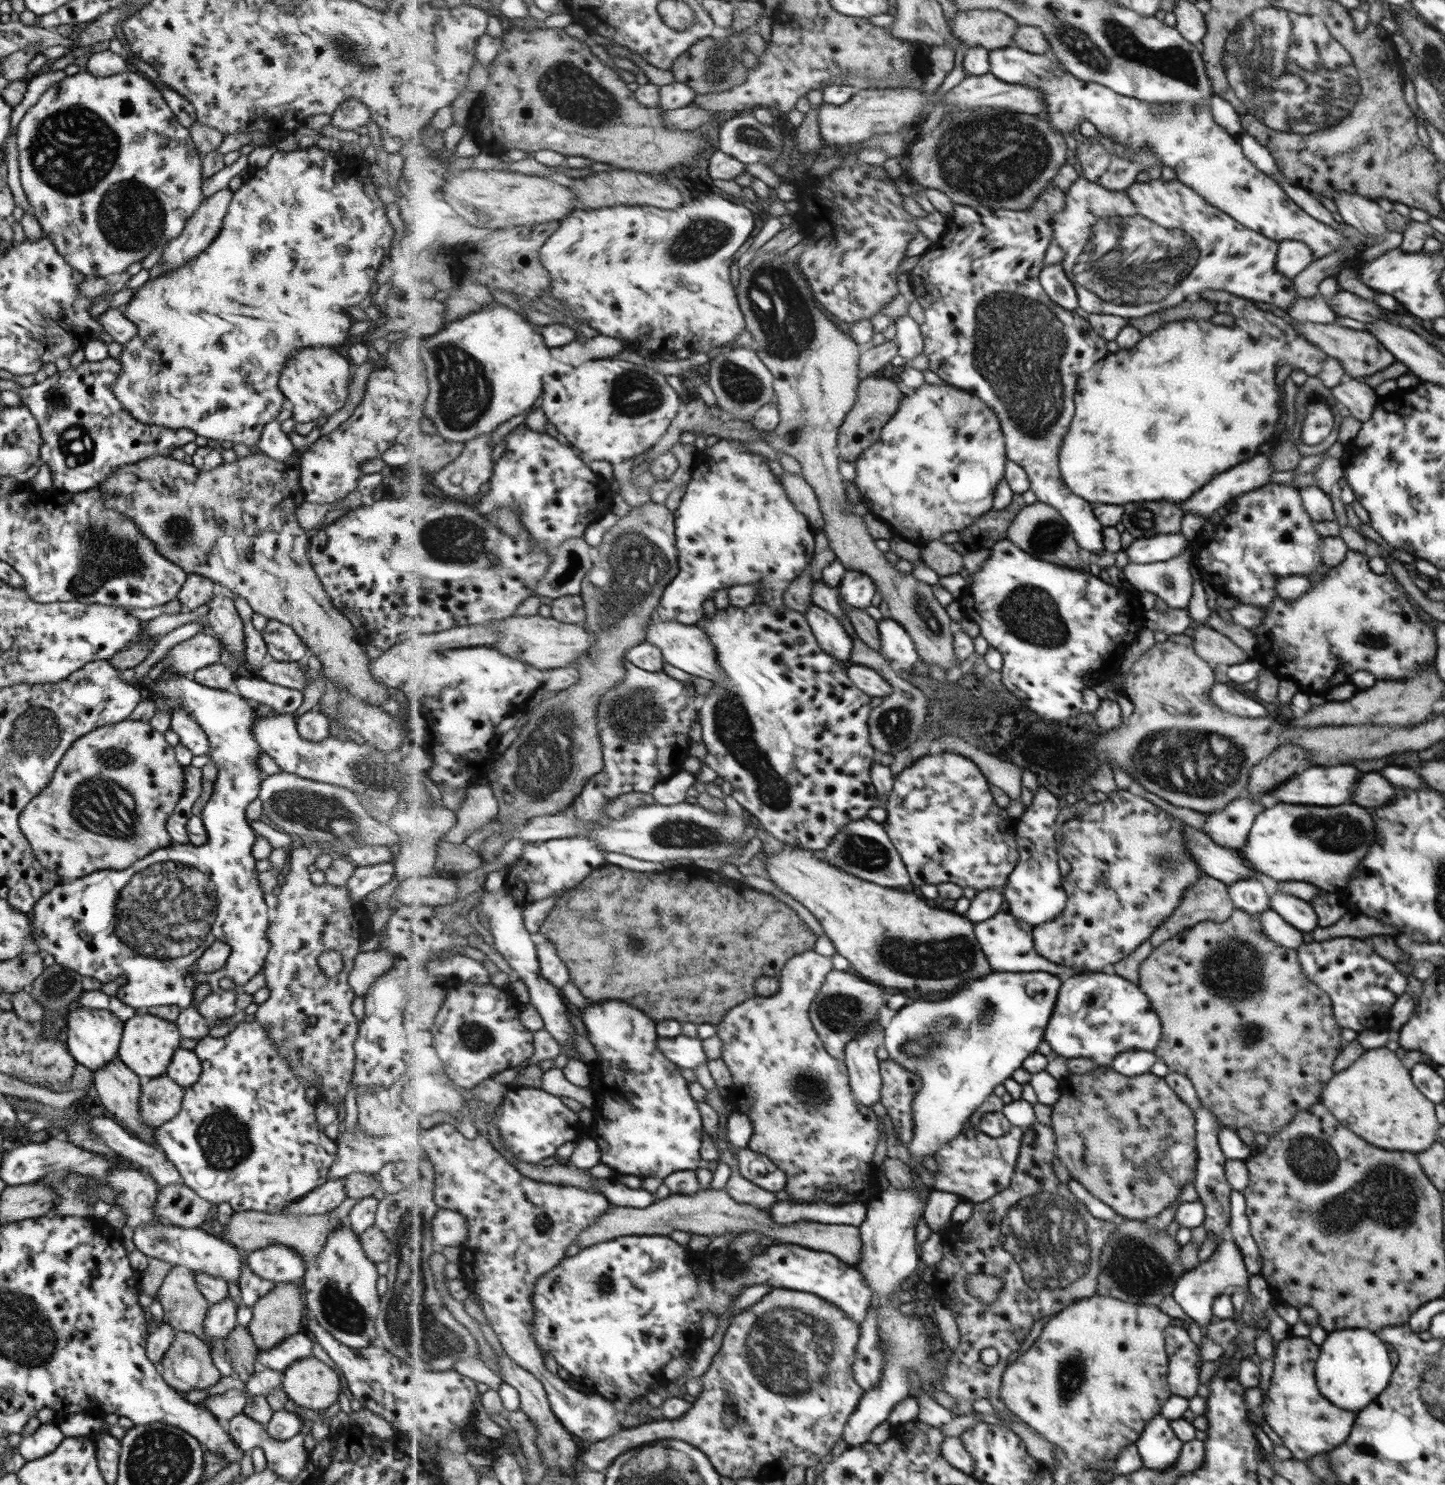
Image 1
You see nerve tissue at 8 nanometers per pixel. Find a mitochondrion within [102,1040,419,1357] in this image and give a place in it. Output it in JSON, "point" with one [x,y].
{"point":[226,1141]}

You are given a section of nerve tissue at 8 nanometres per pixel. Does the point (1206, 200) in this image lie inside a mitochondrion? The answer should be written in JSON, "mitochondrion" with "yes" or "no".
{"mitochondrion":"no"}

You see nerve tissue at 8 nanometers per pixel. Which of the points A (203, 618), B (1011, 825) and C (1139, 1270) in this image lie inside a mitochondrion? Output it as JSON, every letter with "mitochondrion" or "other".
{"A":"other","B":"other","C":"mitochondrion"}

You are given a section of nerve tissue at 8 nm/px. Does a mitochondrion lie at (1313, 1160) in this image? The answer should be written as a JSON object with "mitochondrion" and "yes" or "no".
{"mitochondrion":"yes"}

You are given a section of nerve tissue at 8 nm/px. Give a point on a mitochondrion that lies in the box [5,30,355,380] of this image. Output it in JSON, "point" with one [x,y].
{"point":[72,150]}

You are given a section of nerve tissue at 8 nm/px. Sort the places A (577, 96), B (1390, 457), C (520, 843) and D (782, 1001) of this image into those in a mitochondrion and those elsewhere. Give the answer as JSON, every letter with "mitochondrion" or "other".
{"A":"mitochondrion","B":"other","C":"other","D":"other"}

